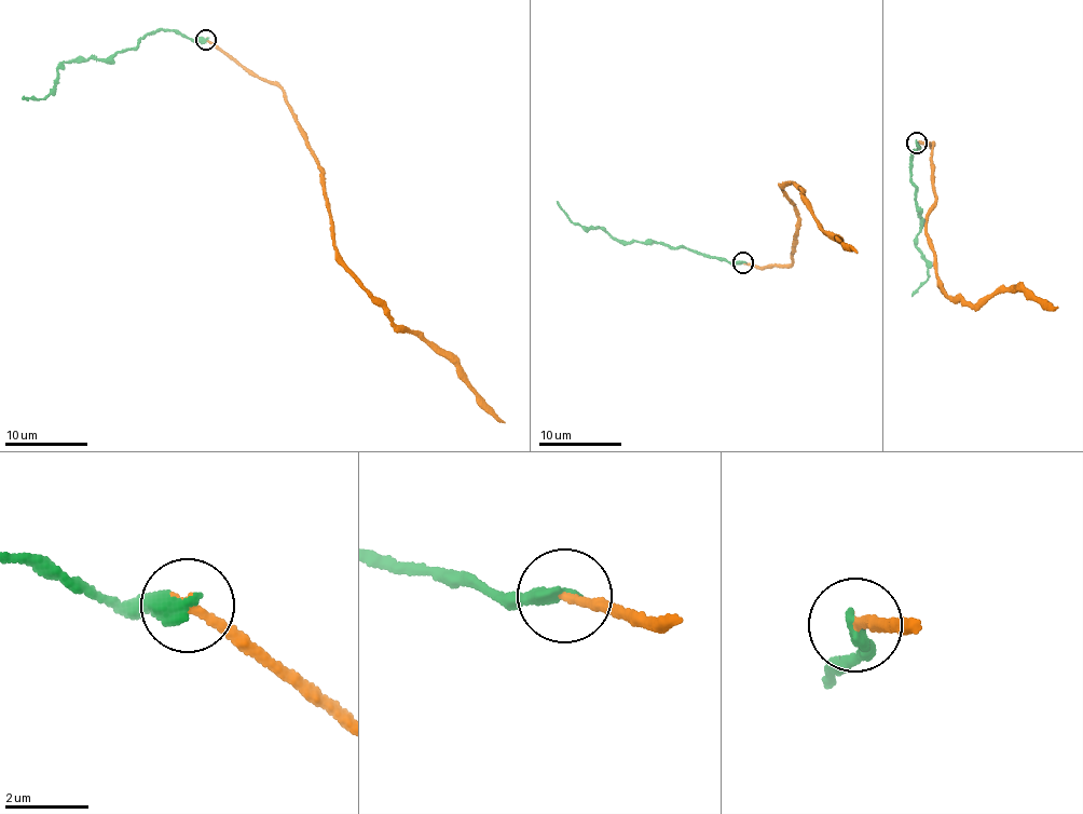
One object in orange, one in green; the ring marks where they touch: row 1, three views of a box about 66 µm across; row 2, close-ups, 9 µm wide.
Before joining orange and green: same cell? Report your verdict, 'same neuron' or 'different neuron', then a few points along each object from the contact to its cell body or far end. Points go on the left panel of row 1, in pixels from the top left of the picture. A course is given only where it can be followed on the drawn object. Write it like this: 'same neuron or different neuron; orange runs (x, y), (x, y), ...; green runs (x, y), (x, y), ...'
different neuron; orange runs (206, 40), (282, 90), (288, 108), (321, 172), (333, 248), (345, 270), (402, 329), (427, 341), (505, 423); green runs (206, 40), (192, 42), (175, 31), (156, 31), (106, 59), (77, 59), (59, 69), (43, 98), (23, 98)

